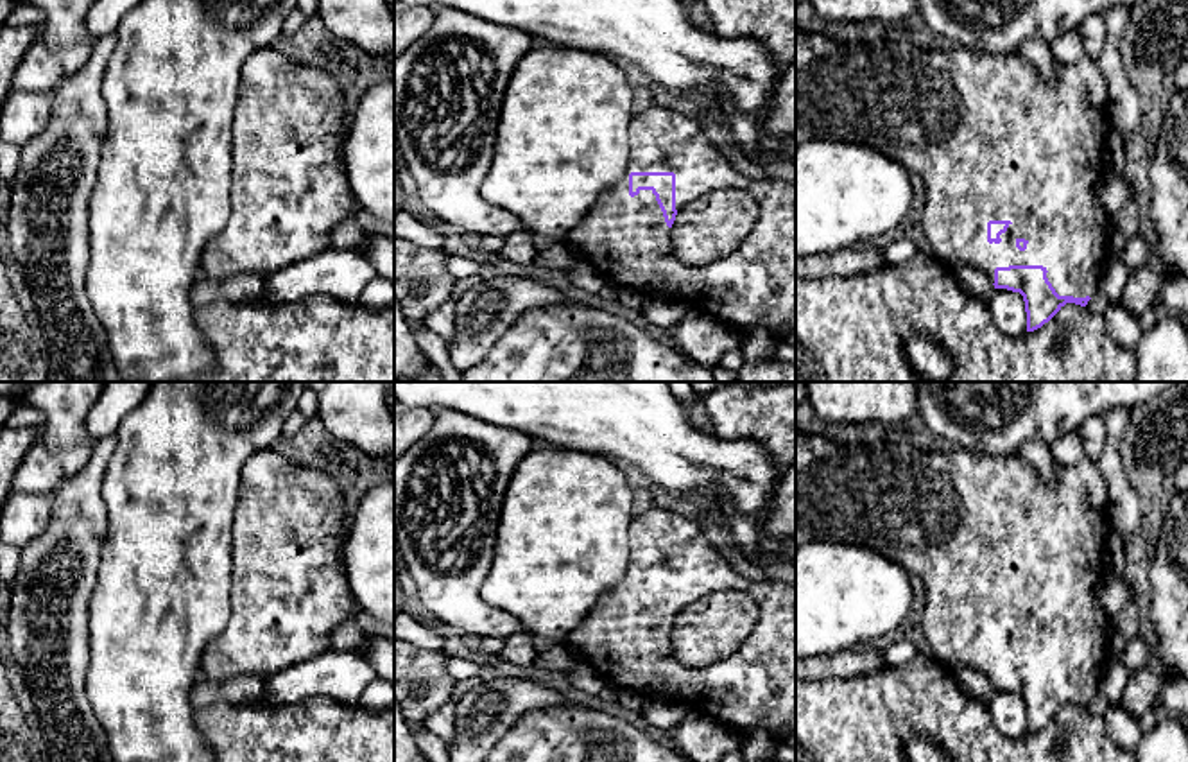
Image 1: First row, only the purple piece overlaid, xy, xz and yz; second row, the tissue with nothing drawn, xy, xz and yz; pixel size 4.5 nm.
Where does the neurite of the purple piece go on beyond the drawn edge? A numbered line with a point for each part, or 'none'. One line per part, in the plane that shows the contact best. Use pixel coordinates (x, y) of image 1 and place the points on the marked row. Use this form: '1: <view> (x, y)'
1: xz (626, 239)

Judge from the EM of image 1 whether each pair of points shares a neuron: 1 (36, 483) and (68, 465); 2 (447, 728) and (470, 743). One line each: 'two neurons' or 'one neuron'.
1: two neurons
2: two neurons

